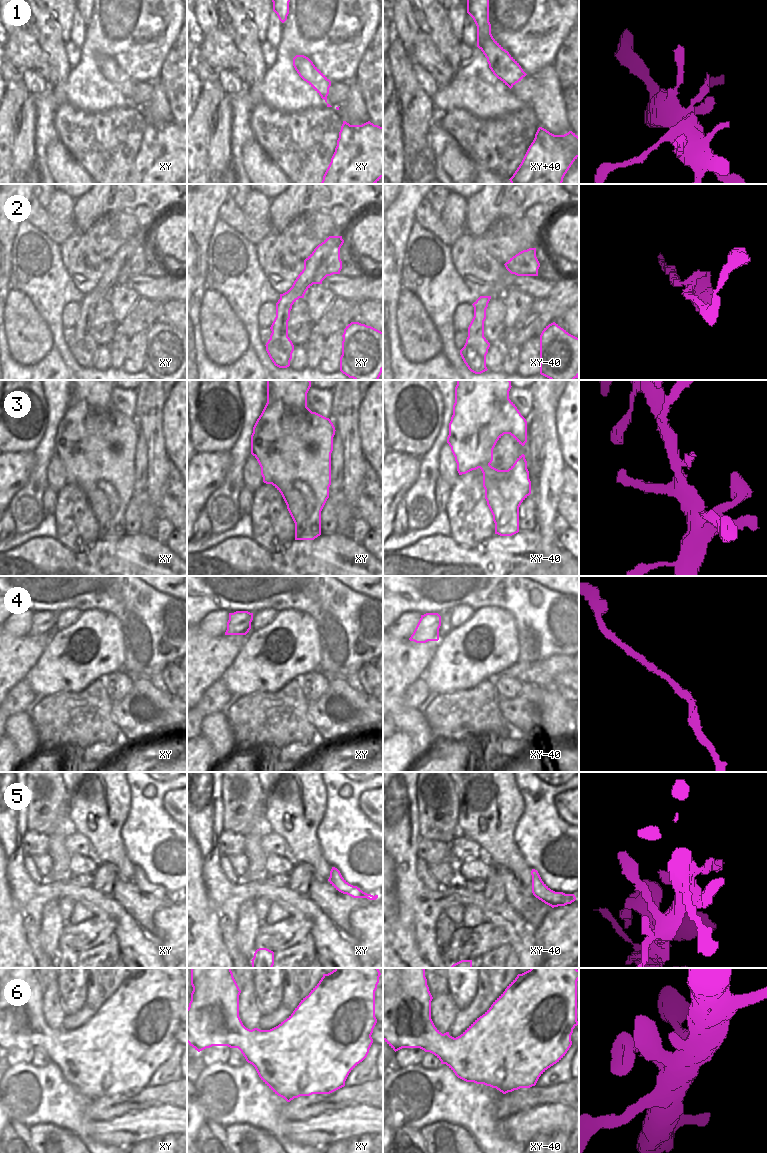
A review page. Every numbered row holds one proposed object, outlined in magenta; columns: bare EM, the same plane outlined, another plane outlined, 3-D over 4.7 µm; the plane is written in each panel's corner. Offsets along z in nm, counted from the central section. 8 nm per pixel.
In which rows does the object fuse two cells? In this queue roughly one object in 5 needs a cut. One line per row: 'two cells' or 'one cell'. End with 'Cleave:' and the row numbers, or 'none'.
1: one cell
2: one cell
3: one cell
4: one cell
5: one cell
6: one cell
Cleave: none

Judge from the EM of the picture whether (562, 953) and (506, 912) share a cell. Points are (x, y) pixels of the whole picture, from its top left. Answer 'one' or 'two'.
two

